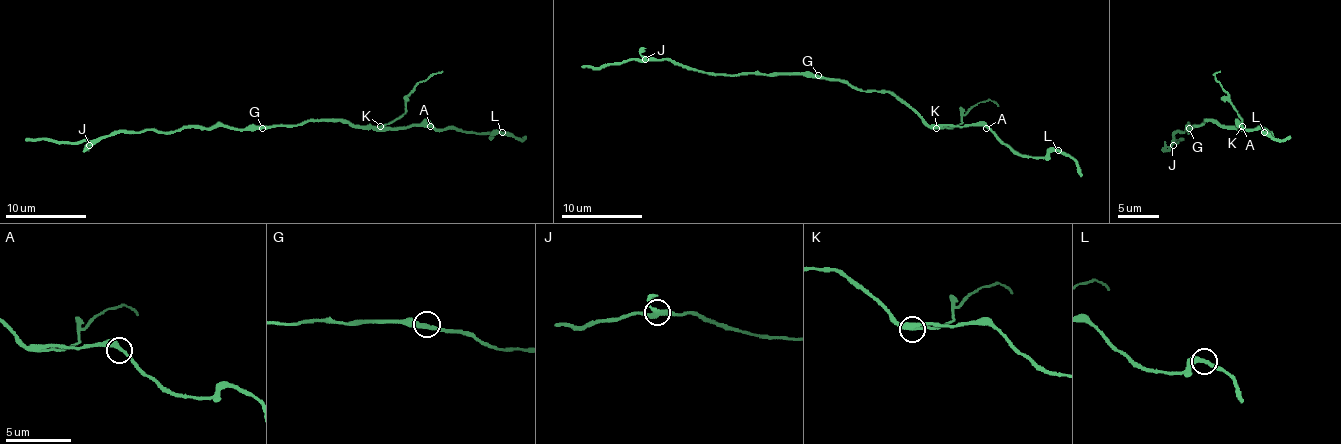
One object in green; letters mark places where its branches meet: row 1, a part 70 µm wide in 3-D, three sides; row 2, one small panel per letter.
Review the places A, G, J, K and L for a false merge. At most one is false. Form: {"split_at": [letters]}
{"split_at": ["K"]}

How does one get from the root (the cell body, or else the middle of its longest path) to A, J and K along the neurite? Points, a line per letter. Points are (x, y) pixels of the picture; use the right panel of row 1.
A: (1195, 126), (1205, 120), (1215, 120), (1226, 126), (1242, 126)
J: (1195, 126), (1187, 126), (1189, 132), (1177, 132), (1173, 136), (1173, 145)
K: (1195, 126), (1205, 120), (1215, 120), (1226, 126), (1242, 126)

